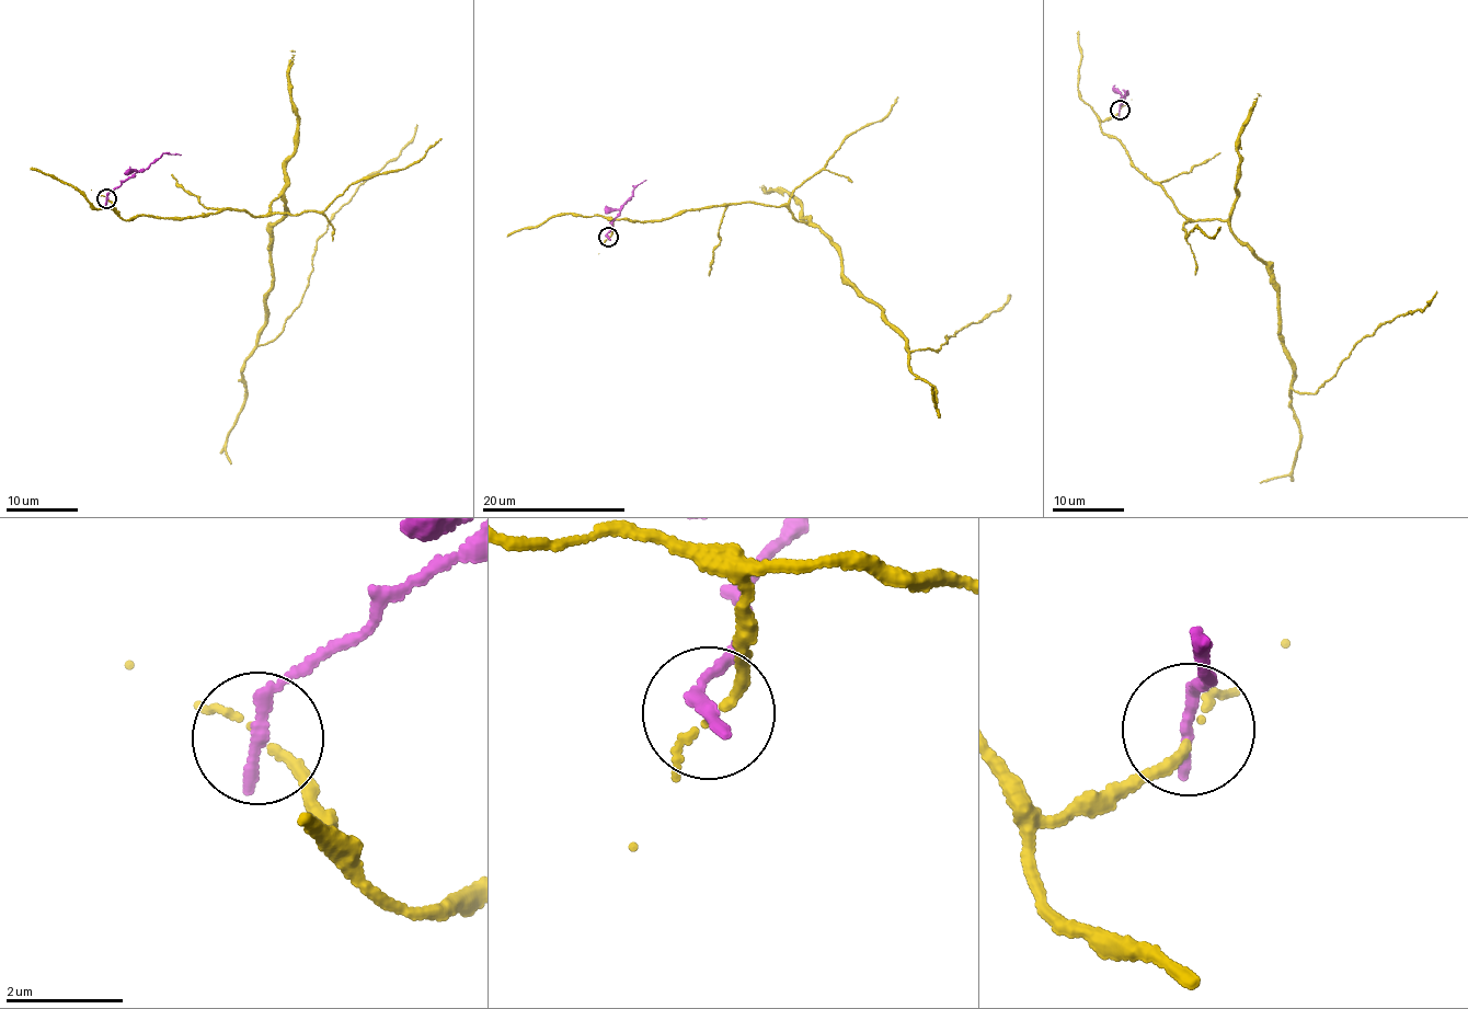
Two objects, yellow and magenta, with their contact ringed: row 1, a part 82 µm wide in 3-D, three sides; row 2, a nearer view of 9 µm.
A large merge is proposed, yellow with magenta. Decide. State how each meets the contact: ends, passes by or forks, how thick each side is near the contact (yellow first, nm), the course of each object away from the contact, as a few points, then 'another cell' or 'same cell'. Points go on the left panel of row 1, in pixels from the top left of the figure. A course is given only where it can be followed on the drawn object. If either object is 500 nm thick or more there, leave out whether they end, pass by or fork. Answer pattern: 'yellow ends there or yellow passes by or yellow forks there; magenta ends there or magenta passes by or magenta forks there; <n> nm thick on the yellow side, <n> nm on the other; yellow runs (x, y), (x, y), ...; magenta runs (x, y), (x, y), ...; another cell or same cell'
yellow passes by; magenta ends there; 110 nm thick on the yellow side, 240 nm on the other; yellow runs (107, 199), (125, 219), (181, 219), (257, 217), (282, 198), (260, 344), (274, 341), (334, 215), (416, 124); magenta runs (107, 199), (112, 190), (164, 153), (182, 155); another cell

